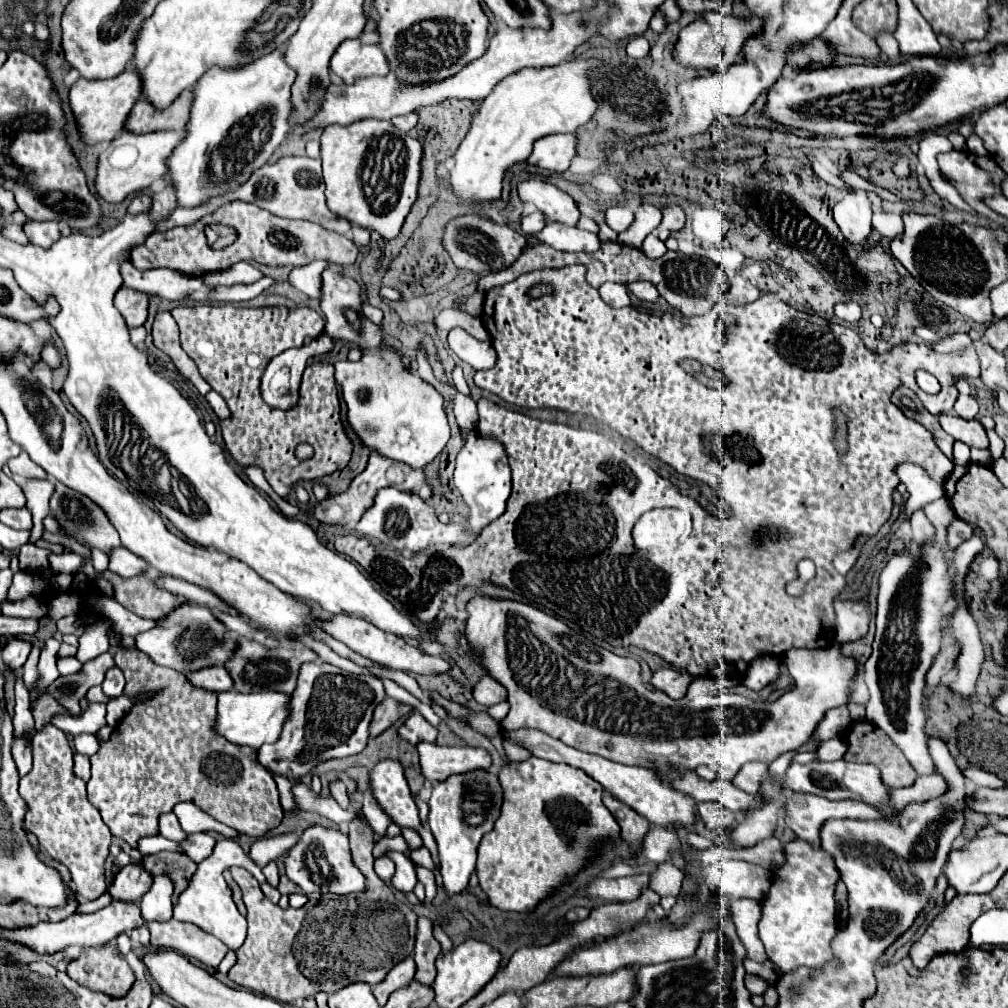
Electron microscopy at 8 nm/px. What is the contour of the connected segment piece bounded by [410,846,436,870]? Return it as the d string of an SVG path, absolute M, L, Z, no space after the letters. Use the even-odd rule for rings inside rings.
M425 846L413 850L410 853L410 857L416 864L421 865L427 869L434 870L436 868L436 865L431 858L431 854Z

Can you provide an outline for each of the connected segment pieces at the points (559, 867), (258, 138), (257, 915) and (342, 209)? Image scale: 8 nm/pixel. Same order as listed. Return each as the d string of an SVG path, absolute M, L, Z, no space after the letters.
M530 757L522 763L508 763L500 771L504 803L494 829L484 835L478 849L478 879L490 903L502 911L532 911L554 887L580 871L592 857L592 849L606 837L618 837L620 827L602 803L602 785L584 771L570 765Z
M276 49L268 53L268 57L260 57L260 61L244 65L244 69L210 69L194 85L196 97L190 111L190 121L186 125L188 135L168 159L168 179L176 185L176 195L180 197L178 203L182 207L196 207L210 197L238 189L258 167L270 159L274 149L290 131L292 81L296 81L296 71L284 61L284 49Z
M232 867L230 869L232 879L240 885L242 895L244 895L244 905L248 909L248 937L244 941L244 945L236 951L236 963L232 965L228 979L232 979L234 983L268 995L276 1001L284 1001L284 1003L294 1003L296 999L306 999L312 997L320 991L326 993L336 993L338 989L364 981L370 985L380 983L386 973L400 963L402 959L406 959L408 955L414 953L414 939L416 939L416 921L418 915L398 897L394 897L394 891L390 885L386 885L382 879L374 879L368 881L368 889L364 893L352 893L348 897L338 897L332 899L332 909L334 913L326 919L322 917L322 897L316 901L308 901L304 907L300 909L280 909L278 905L274 905L270 899L266 899L266 895L260 891L258 881L252 877L252 873L248 873L242 867Z
M380 119L356 121L348 127L330 125L322 131L320 143L322 143L322 169L326 181L328 207L340 217L348 219L352 225L368 227L378 231L384 239L394 239L400 233L402 223L410 213L410 207L418 195L422 143L418 139L402 135L402 131L396 129L390 121Z

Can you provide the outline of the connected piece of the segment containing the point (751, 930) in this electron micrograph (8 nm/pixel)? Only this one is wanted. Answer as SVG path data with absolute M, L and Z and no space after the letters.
M738 899L732 901L732 919L738 931L738 937L742 939L742 943L748 949L748 959L752 961L766 961L766 953L764 953L764 945L758 939L758 931L756 925L760 921L760 909L762 909L762 901L760 899Z

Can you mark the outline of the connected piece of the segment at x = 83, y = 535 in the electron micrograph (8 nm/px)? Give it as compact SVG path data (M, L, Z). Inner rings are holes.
M56 483L50 509L68 535L106 553L120 547L120 537L116 537L116 529L112 529L104 511L98 509L88 497L68 489L66 485Z

